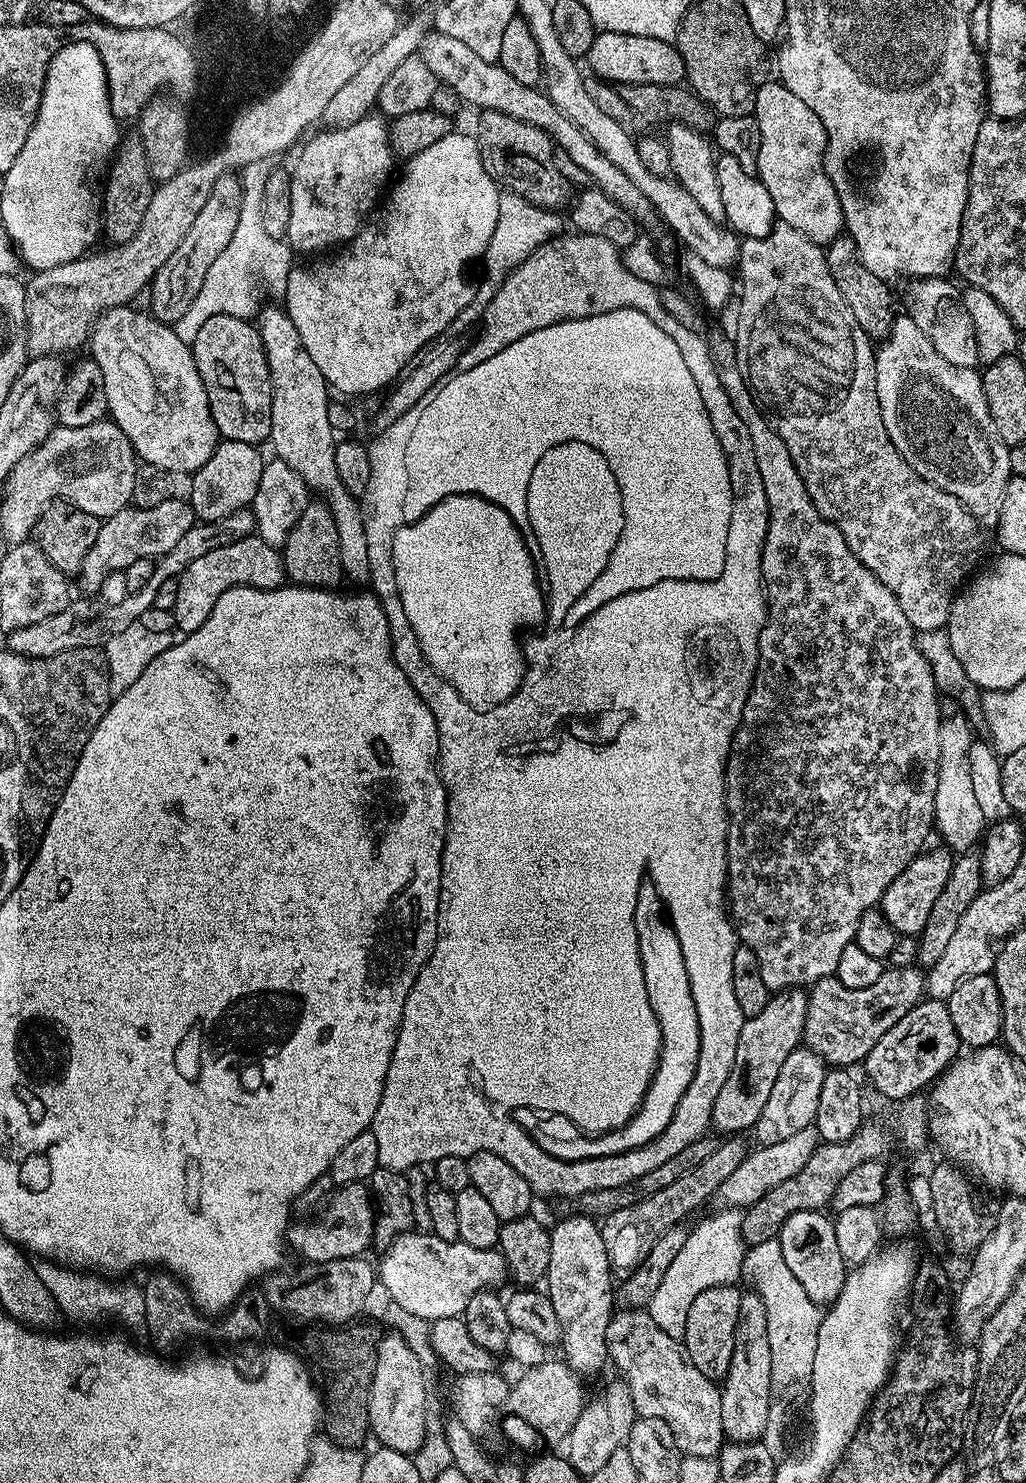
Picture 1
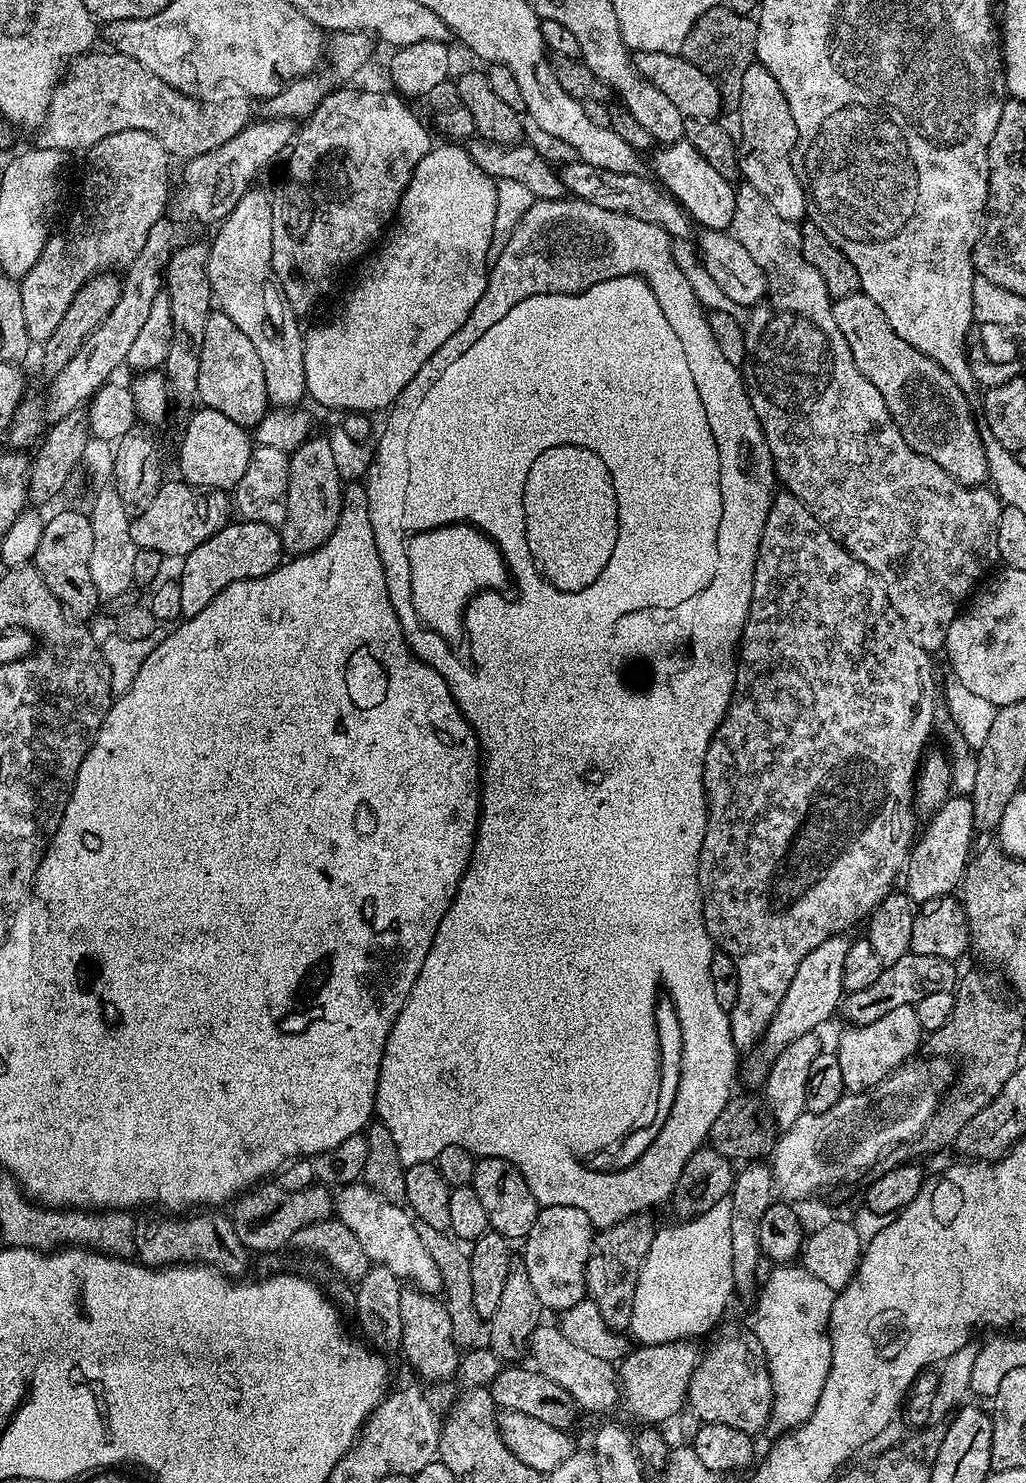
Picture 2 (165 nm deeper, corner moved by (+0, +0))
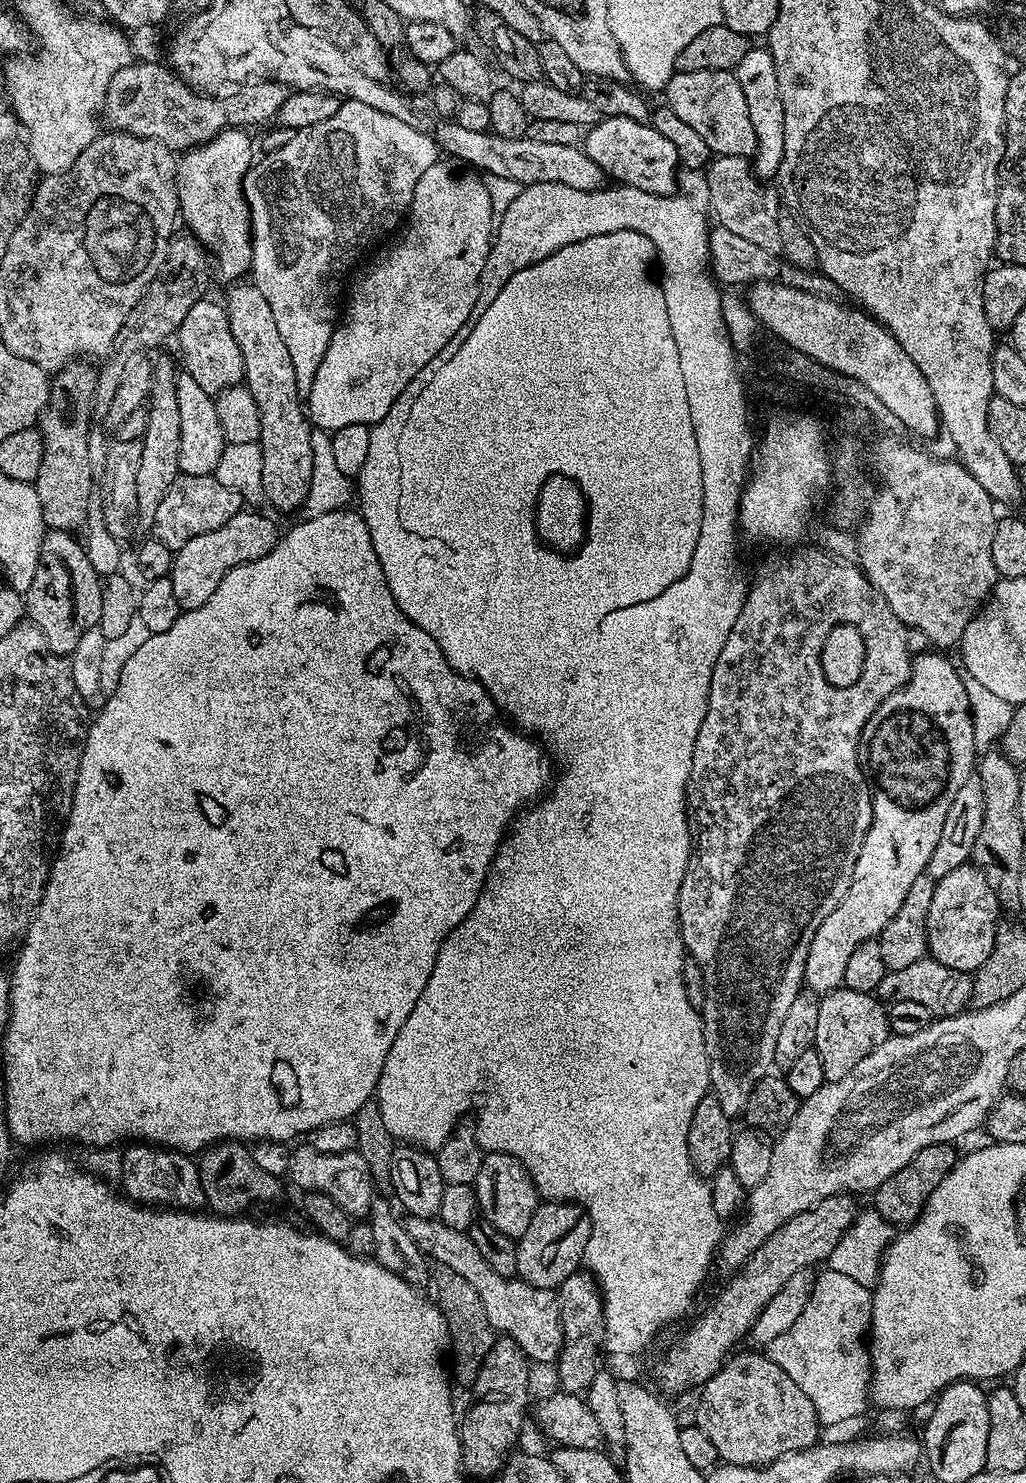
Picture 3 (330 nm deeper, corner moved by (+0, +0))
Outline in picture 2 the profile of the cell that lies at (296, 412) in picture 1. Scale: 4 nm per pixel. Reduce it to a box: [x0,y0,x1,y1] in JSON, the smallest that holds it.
[208,191,308,409]

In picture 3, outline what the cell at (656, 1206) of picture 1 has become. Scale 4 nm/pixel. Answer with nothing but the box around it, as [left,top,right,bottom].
[554,1271,604,1393]

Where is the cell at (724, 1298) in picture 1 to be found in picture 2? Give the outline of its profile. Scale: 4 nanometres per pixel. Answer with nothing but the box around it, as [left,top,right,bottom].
[687,1324,772,1434]

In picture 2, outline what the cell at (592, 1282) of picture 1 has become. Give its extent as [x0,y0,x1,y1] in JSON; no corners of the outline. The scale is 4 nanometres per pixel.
[522,1206,594,1314]

